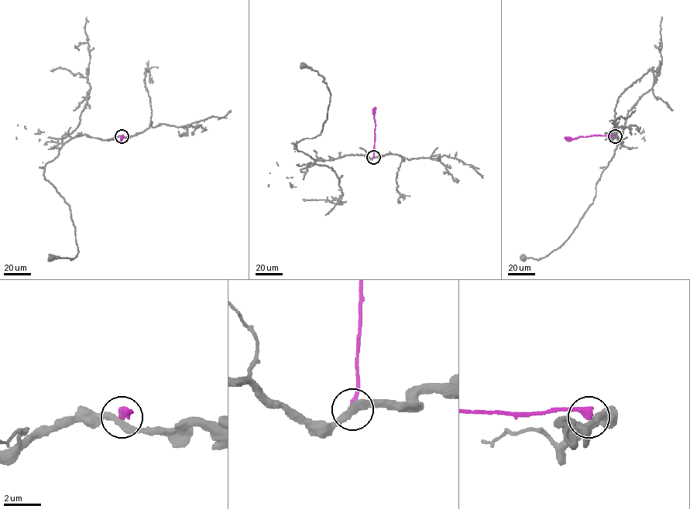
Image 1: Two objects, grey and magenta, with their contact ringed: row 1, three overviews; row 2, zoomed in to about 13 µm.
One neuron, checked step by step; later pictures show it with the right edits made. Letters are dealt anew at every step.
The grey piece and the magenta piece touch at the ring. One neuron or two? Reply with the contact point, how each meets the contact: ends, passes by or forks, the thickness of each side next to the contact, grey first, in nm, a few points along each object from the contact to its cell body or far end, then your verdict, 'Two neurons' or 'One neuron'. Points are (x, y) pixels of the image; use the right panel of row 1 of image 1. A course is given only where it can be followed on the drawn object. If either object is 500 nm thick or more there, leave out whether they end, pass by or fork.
Place: (615, 136). At the ring grey passes by. At the ring magenta ends. Thickness 360 nm (grey) against 420 nm. Course of grey: (615, 136), (612, 140), (616, 134), (618, 145), (597, 182), (593, 202), (568, 239), (538, 260), (523, 257). Course of magenta: (615, 136), (564, 138). Two neurons

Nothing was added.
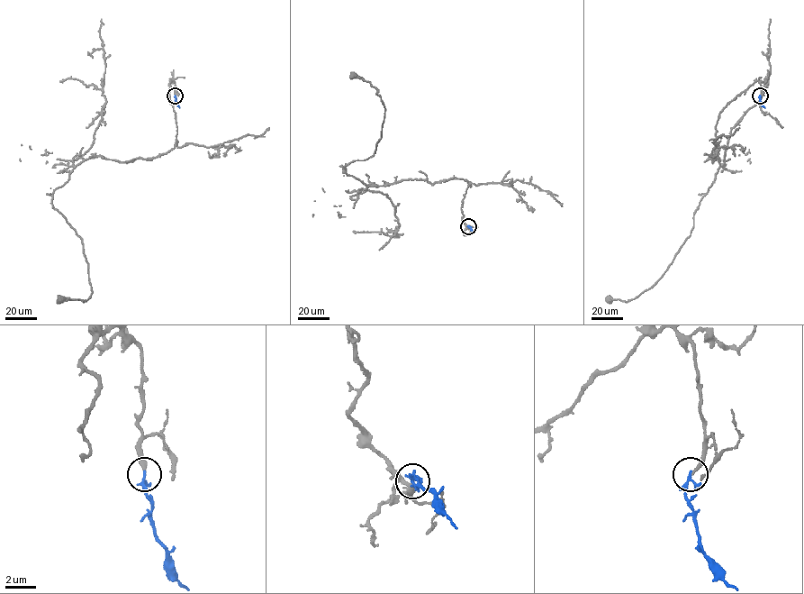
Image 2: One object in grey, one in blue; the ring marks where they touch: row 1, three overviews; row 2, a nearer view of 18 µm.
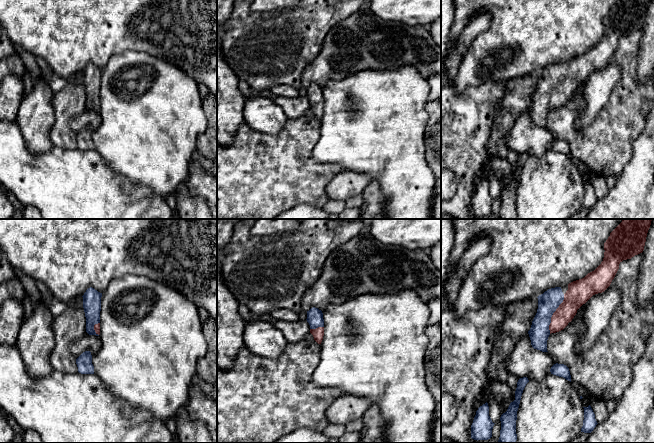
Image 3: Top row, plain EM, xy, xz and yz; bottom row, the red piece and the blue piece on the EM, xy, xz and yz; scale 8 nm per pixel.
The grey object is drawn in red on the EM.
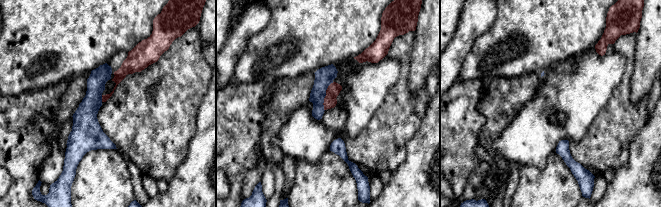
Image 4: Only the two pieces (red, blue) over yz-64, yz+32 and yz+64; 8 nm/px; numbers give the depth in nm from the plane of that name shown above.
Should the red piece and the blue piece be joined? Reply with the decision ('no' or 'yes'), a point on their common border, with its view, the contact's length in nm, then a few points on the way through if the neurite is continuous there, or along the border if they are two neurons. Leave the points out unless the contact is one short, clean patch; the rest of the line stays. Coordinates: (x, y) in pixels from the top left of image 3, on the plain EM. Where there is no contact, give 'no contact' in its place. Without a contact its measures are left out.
yes; meets red in yz at (553, 90); contact 340 nm long; runs through yz (577, 70), (553, 90), (553, 81), (549, 77)

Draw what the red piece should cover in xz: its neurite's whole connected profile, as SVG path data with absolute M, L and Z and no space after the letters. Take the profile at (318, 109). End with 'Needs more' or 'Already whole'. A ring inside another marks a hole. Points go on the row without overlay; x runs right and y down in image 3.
M311 84L307 87L307 98L310 101L310 109L313 111L314 116L321 120L324 112L324 95L323 89L318 84Z. Needs more

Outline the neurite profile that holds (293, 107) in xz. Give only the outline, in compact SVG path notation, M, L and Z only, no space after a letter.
M307 96L275 97L274 101L279 105L288 119L294 120L310 109L310 101Z

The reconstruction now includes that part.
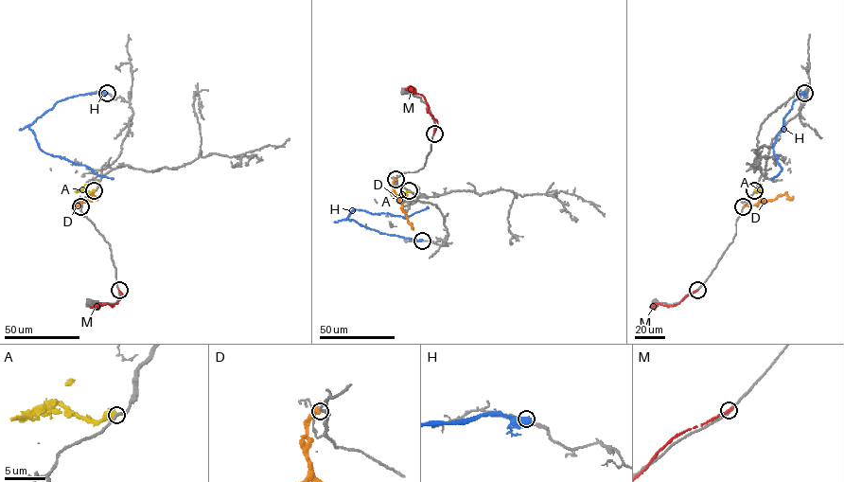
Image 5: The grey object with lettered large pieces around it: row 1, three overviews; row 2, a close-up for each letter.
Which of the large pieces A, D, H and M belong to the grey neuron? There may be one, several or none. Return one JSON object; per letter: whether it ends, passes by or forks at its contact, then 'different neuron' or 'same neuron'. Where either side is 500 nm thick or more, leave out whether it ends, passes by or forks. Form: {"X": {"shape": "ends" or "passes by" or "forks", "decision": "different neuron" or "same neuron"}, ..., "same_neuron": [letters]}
{"A": {"decision": "different neuron"}, "D": {"shape": "ends", "decision": "different neuron"}, "H": {"decision": "different neuron"}, "M": {"shape": "ends", "decision": "different neuron"}, "same_neuron": []}

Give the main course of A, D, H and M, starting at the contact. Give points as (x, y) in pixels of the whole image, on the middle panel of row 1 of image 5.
A: (409, 190), (398, 196), (389, 190)
D: (395, 179), (394, 191), (413, 229)
H: (422, 240), (382, 234), (353, 220), (344, 220), (354, 209), (408, 217), (429, 207)
M: (433, 133), (437, 122), (428, 112), (425, 98), (405, 88)

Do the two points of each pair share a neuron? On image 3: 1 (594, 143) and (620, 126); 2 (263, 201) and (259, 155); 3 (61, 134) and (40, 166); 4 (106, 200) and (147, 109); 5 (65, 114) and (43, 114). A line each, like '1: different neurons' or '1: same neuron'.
1: same neuron
2: same neuron
3: different neurons
4: different neurons
5: different neurons

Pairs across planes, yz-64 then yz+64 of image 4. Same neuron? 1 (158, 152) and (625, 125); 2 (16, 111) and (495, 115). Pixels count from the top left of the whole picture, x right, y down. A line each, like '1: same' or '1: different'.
1: same
2: different

